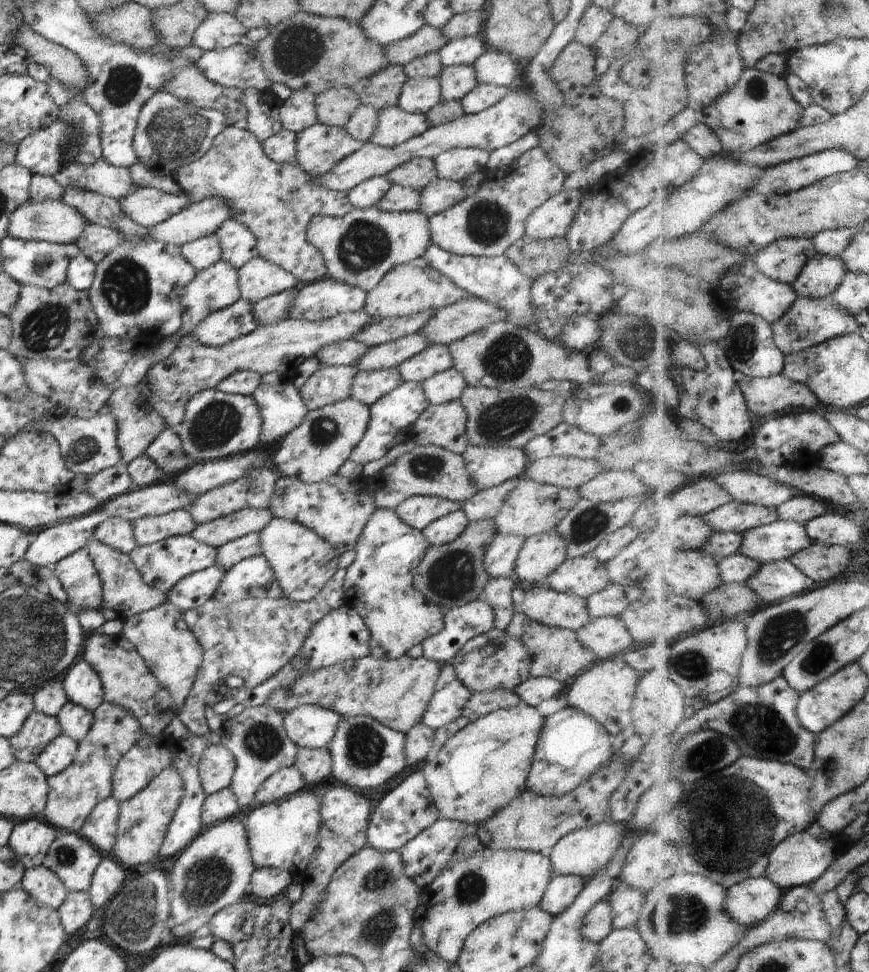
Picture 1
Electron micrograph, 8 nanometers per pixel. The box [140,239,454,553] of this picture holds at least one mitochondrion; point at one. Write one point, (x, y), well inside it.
(214, 424)

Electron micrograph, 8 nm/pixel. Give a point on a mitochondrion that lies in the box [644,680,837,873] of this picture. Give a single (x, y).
(756, 724)

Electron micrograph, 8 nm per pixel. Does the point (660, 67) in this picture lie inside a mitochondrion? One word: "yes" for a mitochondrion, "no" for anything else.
no

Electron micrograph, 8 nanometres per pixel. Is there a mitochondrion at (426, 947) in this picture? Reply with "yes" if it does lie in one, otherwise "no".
no

